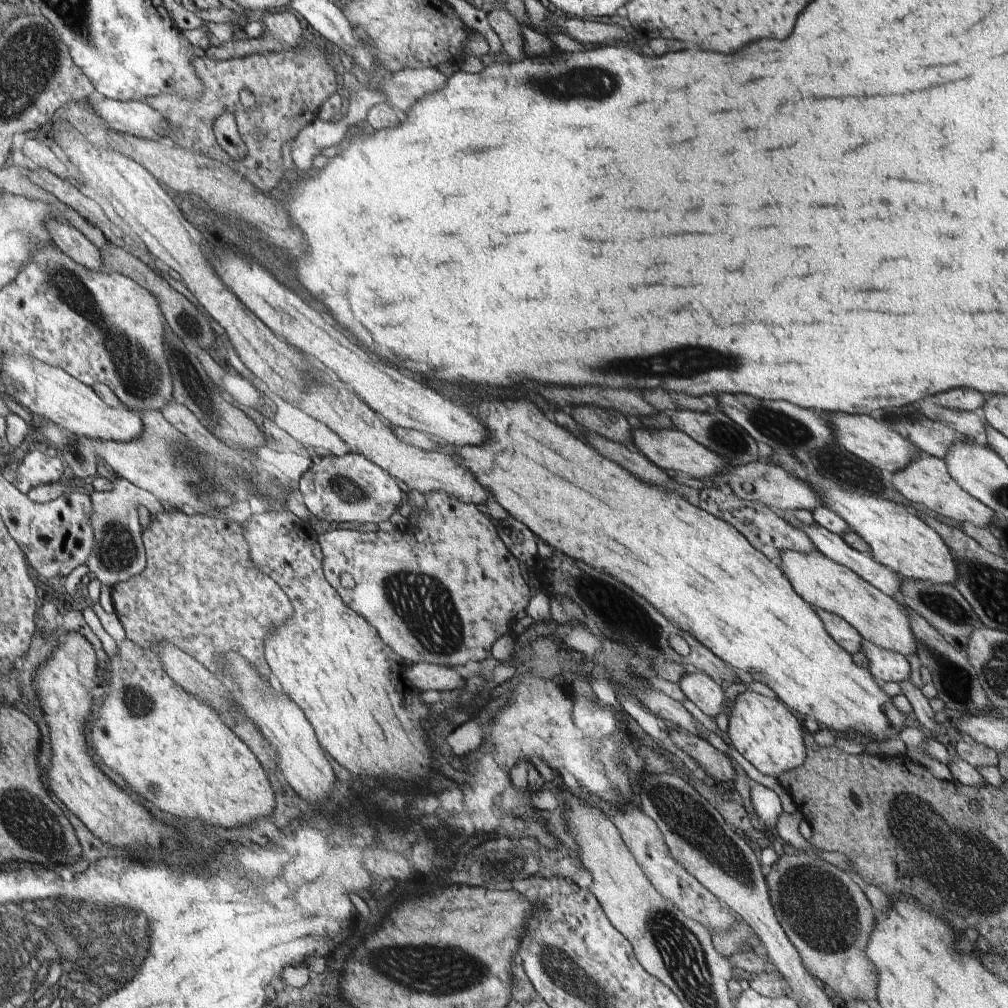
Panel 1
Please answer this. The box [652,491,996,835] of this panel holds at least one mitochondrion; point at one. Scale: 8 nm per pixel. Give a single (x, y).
(957, 681)

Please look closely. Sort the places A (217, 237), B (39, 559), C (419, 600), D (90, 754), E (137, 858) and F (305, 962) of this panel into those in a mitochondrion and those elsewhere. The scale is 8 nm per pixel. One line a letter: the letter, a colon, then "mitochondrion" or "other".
A: other
B: other
C: mitochondrion
D: other
E: other
F: other

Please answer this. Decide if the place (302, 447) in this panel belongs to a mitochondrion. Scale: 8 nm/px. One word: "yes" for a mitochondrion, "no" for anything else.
no

